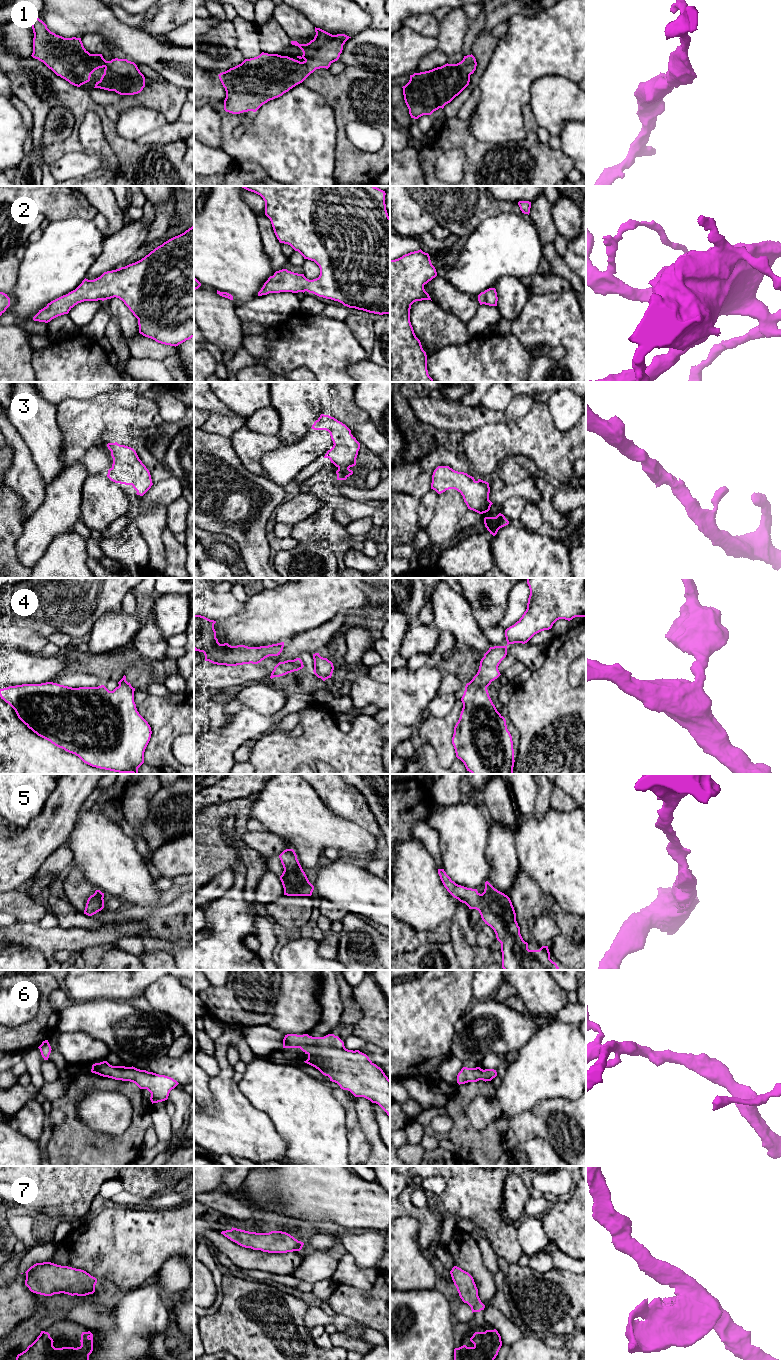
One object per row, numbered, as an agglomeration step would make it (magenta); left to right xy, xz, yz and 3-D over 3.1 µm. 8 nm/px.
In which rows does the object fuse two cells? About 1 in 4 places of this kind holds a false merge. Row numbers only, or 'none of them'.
none of them

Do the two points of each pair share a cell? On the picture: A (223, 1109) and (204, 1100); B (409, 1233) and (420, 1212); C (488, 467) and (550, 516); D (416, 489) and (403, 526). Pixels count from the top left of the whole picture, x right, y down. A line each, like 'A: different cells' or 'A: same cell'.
A: different cells
B: different cells
C: different cells
D: different cells

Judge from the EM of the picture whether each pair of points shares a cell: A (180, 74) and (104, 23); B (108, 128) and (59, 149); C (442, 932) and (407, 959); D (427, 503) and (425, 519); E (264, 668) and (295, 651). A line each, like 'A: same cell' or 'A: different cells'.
A: same cell
B: same cell
C: different cells
D: same cell
E: same cell

